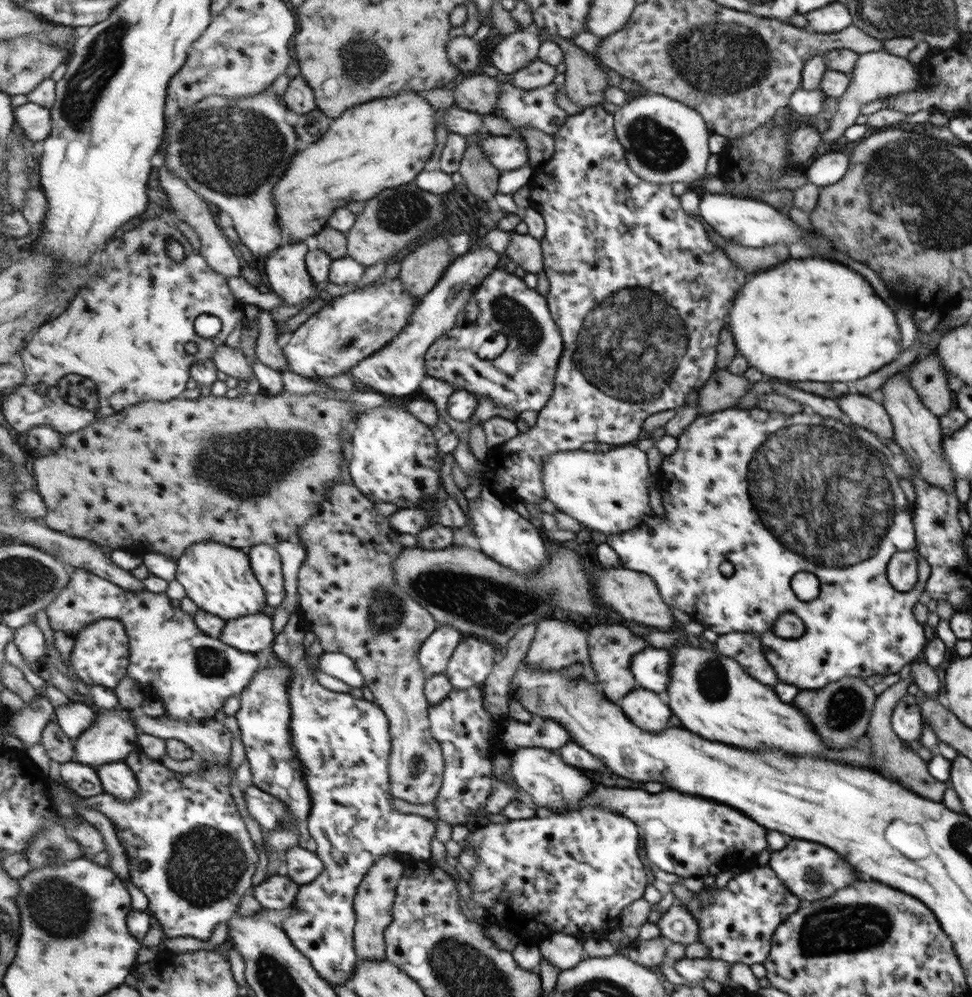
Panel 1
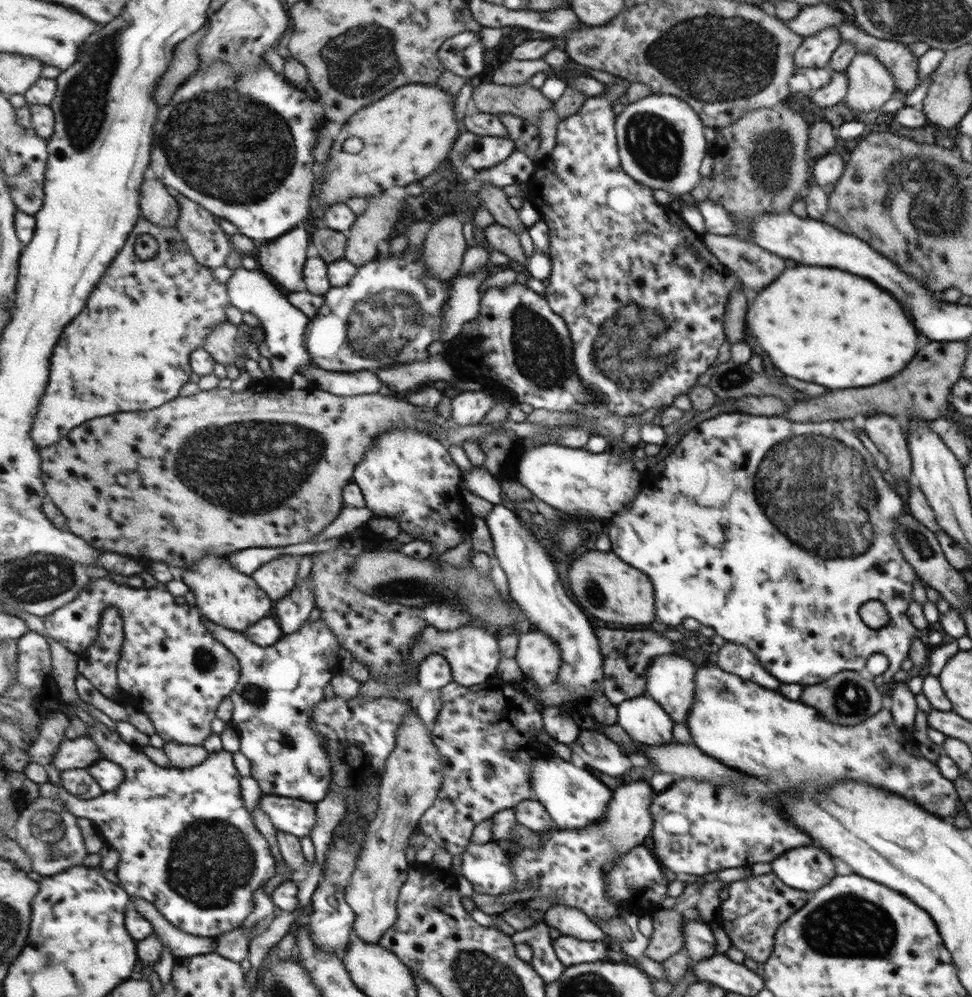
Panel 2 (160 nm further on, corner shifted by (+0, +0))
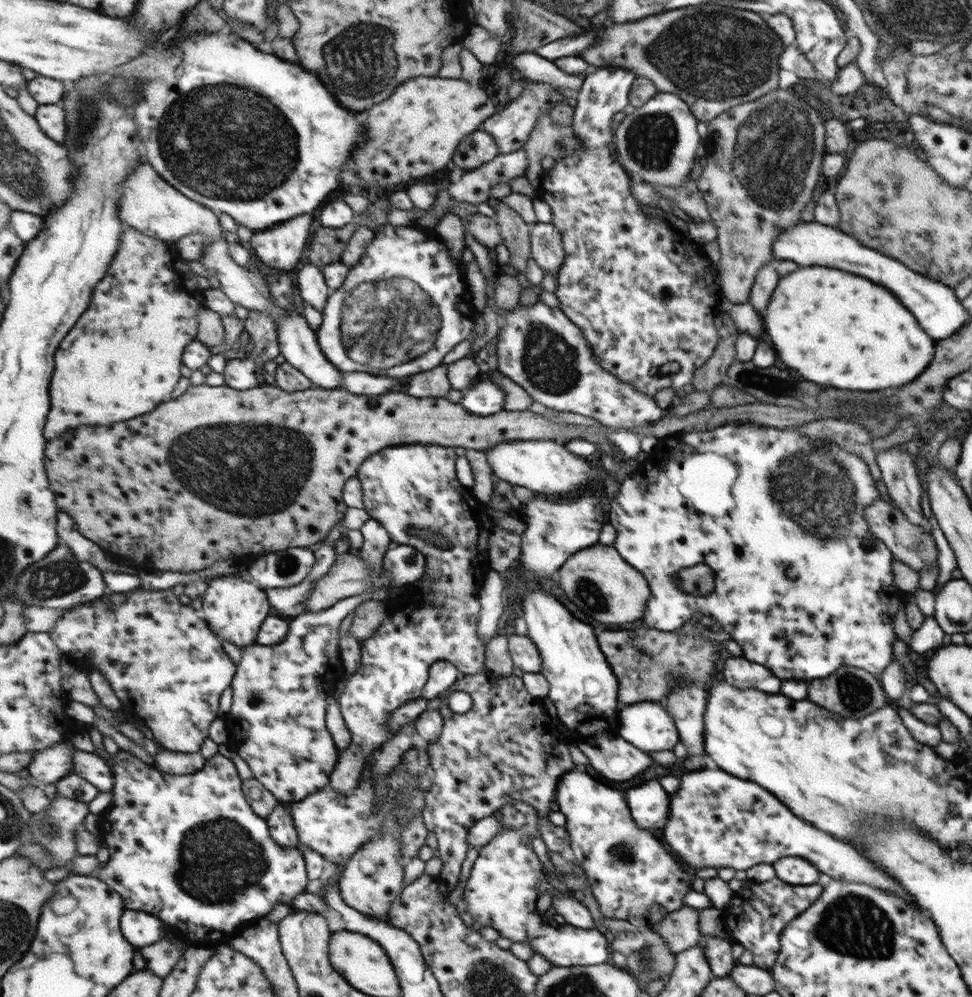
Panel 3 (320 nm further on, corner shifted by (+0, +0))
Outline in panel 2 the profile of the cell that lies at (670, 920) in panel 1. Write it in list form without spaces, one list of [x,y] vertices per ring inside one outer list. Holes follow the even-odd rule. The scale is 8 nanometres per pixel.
[[[685,921],[682,926],[683,951],[691,962],[714,956],[715,938],[709,925],[703,921]]]

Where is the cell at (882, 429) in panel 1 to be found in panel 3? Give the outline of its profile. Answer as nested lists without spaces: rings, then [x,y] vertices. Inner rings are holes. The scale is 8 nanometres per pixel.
[[[891,446],[876,453],[876,464],[880,470],[881,482],[885,485],[887,496],[891,499],[893,507],[903,513],[907,522],[929,531],[928,525],[923,524],[925,518],[919,508],[921,486],[913,468],[913,454],[909,456],[903,450],[895,450],[895,447],[903,446]]]

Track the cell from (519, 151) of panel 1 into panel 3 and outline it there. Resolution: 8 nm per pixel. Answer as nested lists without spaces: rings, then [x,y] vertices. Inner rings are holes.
[[[478,130],[467,136],[458,146],[453,164],[467,171],[479,168],[501,156],[501,149],[492,134]]]

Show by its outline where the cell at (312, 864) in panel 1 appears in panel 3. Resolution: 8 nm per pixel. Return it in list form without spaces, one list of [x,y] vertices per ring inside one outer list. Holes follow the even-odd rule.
[[[280,802],[267,819],[271,836],[279,846],[293,848],[302,846],[295,826],[294,816],[288,807],[288,803]]]

